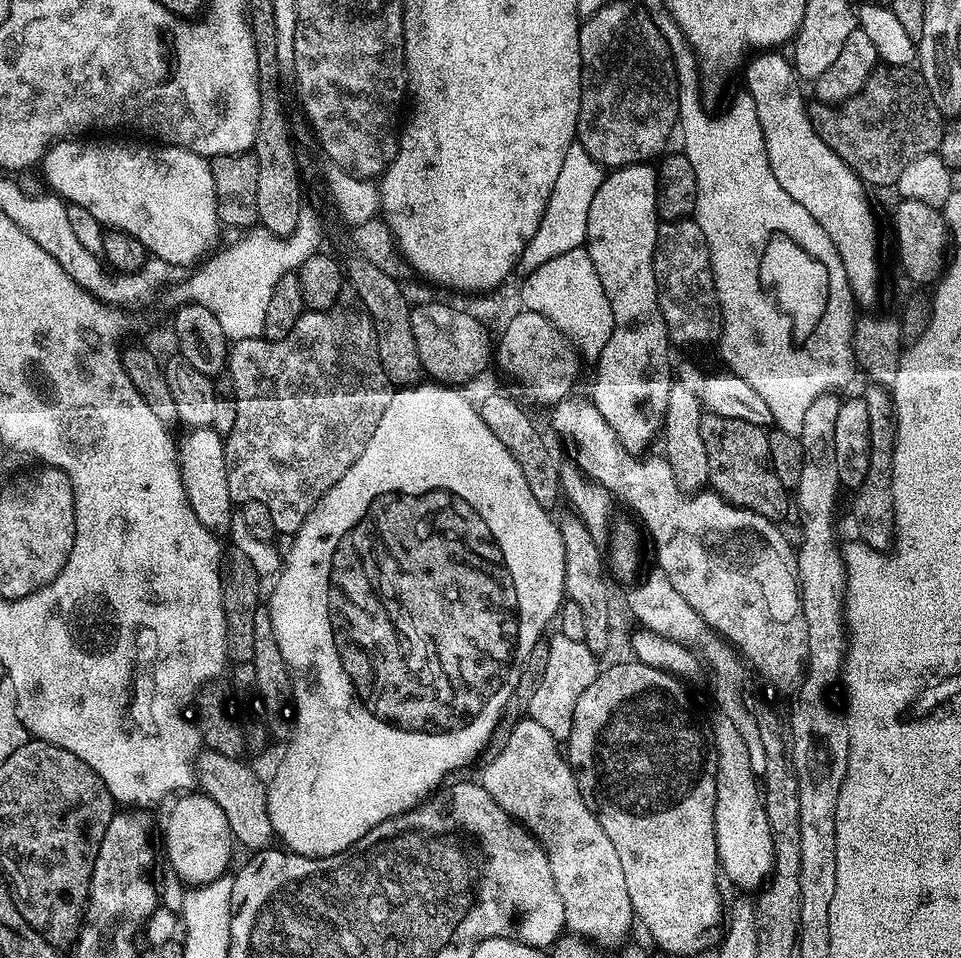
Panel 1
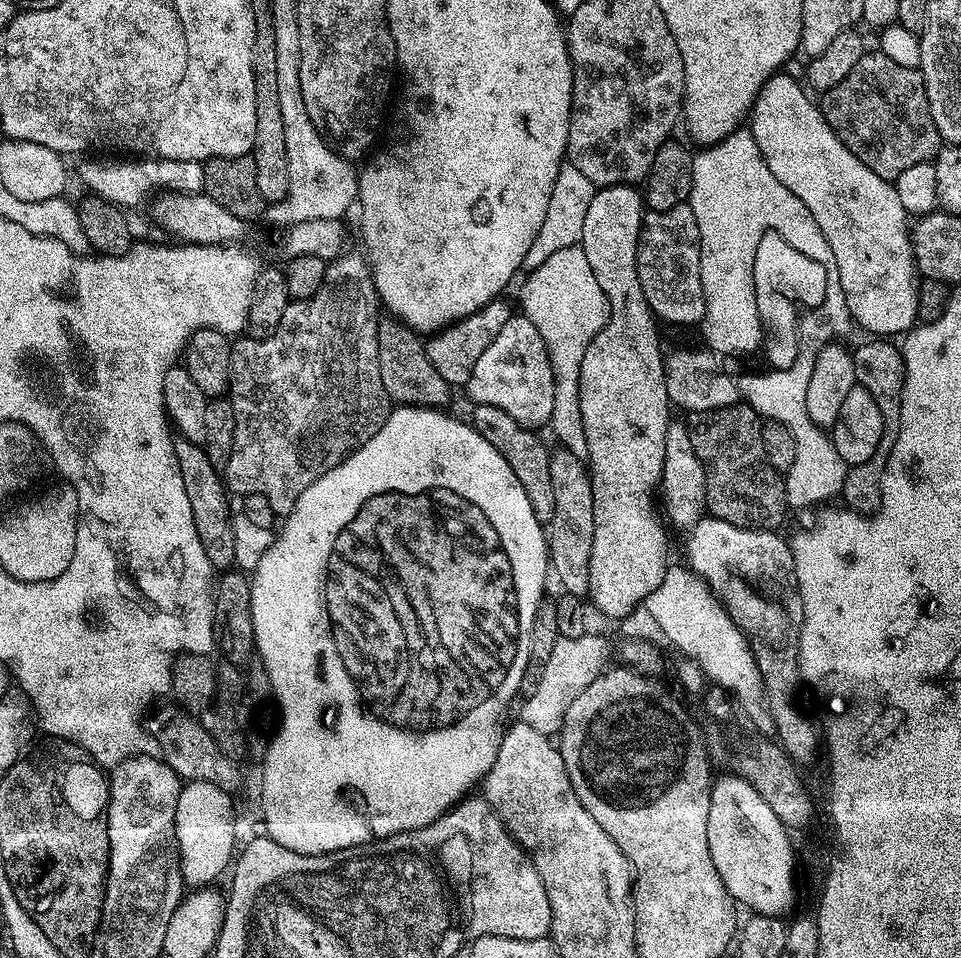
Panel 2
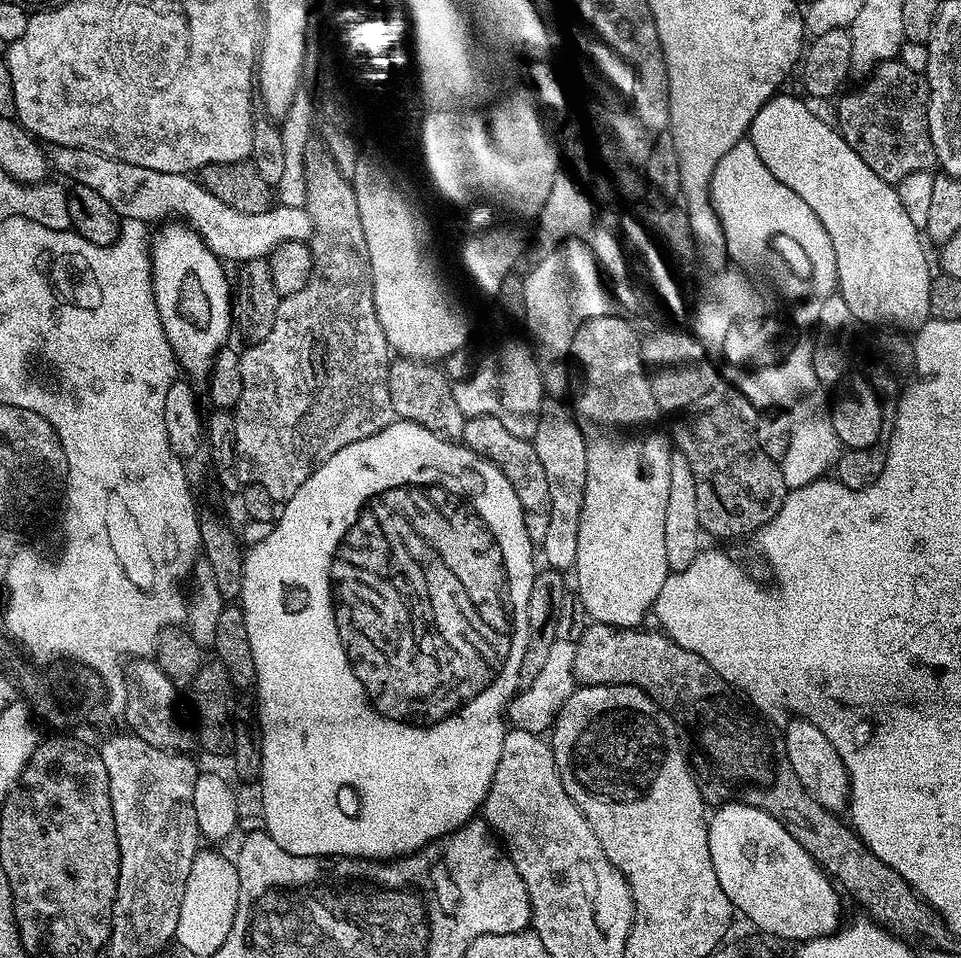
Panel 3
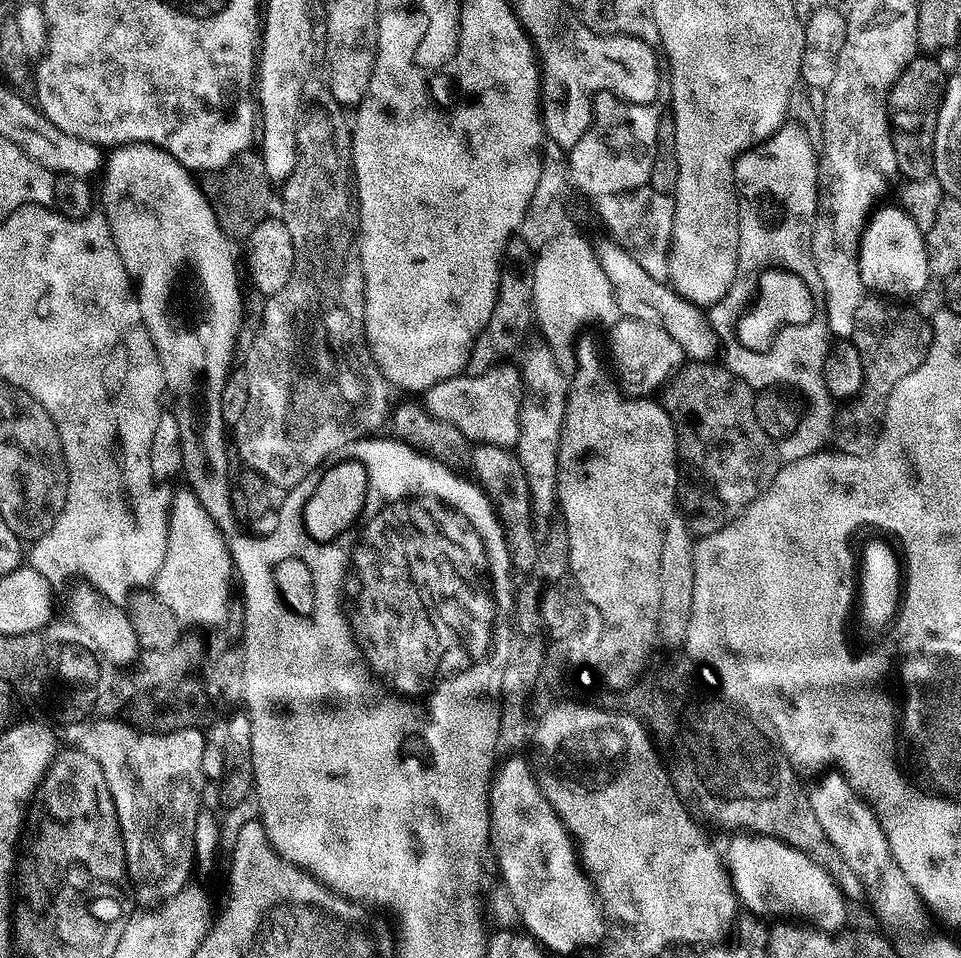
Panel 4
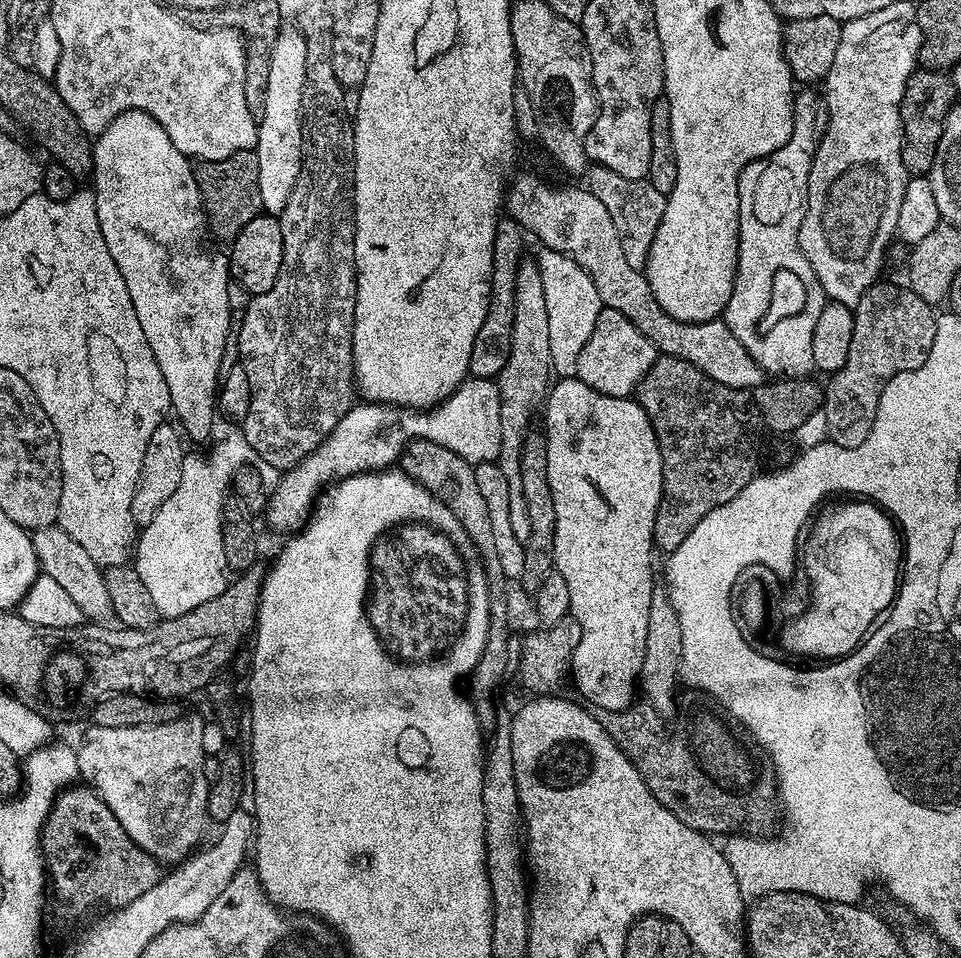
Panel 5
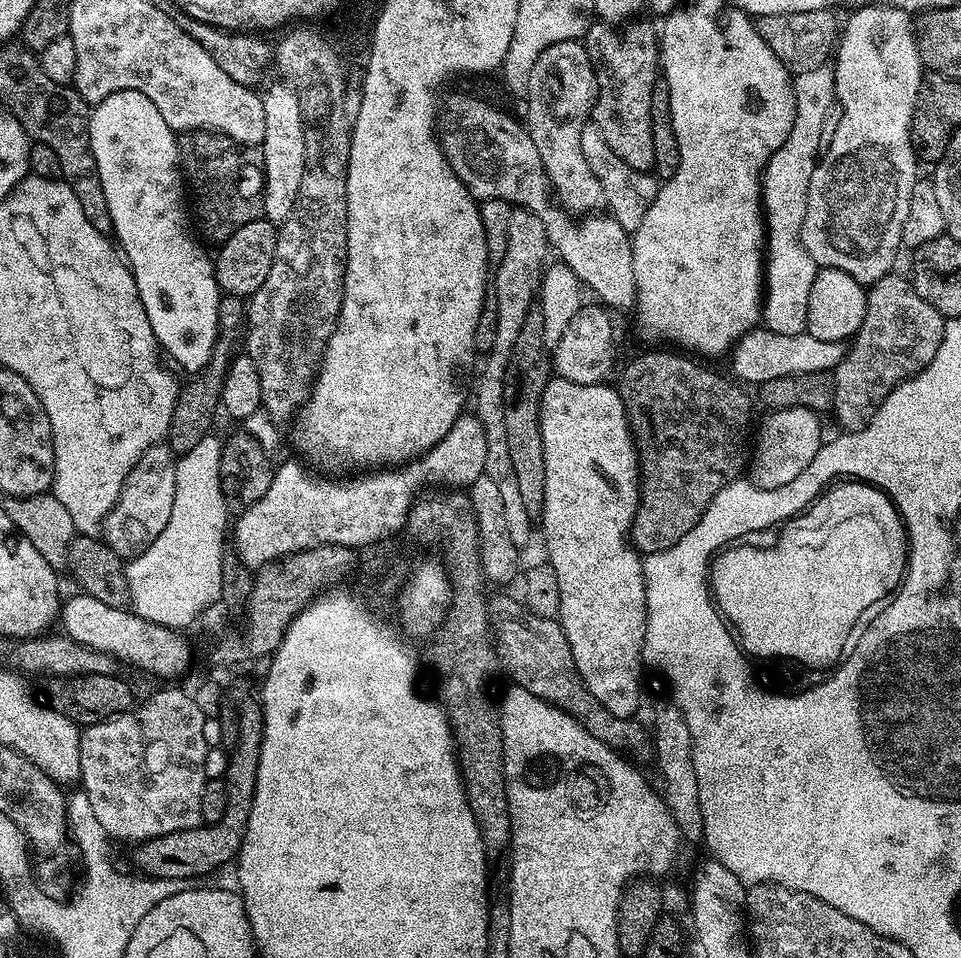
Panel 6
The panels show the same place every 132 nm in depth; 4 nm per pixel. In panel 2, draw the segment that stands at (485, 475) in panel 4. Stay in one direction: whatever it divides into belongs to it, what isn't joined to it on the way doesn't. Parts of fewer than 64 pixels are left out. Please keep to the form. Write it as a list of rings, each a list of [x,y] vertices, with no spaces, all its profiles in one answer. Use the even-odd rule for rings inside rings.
[[[477,404],[471,410],[472,427],[479,436],[486,438],[486,442],[490,442],[490,446],[494,446],[494,450],[498,450],[498,454],[502,454],[502,458],[506,458],[506,462],[510,462],[510,470],[514,470],[518,482],[522,482],[522,490],[526,490],[526,498],[530,498],[530,506],[534,506],[534,514],[542,522],[551,521],[554,485],[550,483],[550,462],[553,457],[548,453],[547,446],[536,437],[539,435],[533,429],[523,428],[514,422],[514,418],[510,418],[510,414],[506,414],[506,410],[498,410],[498,406]]]

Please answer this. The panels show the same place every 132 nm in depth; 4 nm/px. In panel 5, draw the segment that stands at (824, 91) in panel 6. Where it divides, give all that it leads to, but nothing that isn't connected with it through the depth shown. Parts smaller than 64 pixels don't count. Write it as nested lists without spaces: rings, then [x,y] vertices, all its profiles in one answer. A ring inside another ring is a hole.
[[[804,90],[795,97],[792,133],[786,146],[750,162],[740,175],[738,266],[730,302],[722,313],[724,323],[730,326],[734,338],[746,346],[757,366],[780,378],[804,378],[813,371],[814,326],[818,326],[818,314],[822,314],[826,303],[822,286],[798,242],[808,199],[810,166],[818,143],[814,130],[817,101],[808,92],[811,91]]]

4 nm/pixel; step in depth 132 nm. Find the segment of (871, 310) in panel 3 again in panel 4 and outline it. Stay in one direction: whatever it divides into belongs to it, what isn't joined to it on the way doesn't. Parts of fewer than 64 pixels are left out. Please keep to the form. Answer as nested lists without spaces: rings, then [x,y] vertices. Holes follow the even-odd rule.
[[[877,207],[860,233],[860,281],[865,289],[880,298],[918,295],[930,281],[924,238],[900,207]]]

